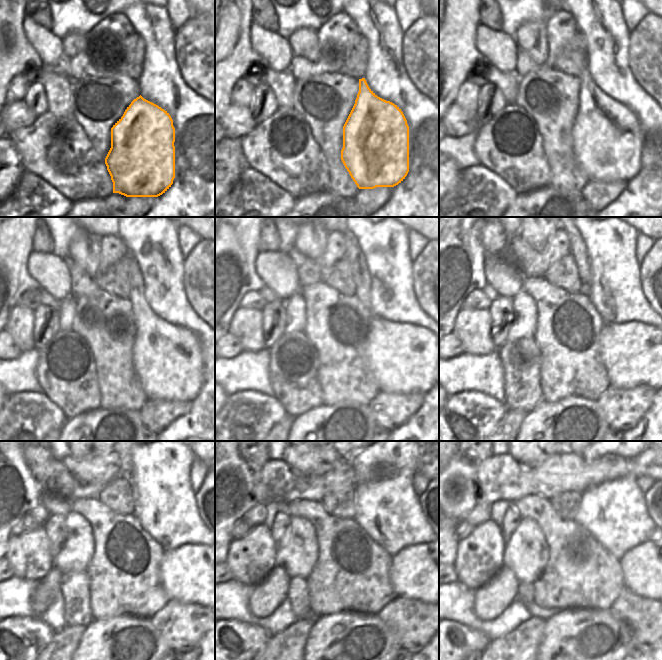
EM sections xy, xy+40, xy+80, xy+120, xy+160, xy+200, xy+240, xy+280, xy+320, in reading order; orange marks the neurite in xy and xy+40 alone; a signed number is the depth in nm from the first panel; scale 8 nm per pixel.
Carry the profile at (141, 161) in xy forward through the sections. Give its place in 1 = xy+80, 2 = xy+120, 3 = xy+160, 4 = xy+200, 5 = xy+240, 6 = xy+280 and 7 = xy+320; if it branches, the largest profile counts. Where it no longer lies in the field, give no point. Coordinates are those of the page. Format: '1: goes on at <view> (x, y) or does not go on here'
1: goes on at xy+80 (606, 135)
2: goes on at xy+120 (167, 359)
3: goes on at xy+160 (403, 358)
4: goes on at xy+200 (633, 353)
5: goes on at xy+240 (194, 574)
6: goes on at xy+280 (418, 572)
7: goes on at xy+320 (642, 566)

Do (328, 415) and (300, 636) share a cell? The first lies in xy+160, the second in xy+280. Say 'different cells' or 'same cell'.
different cells

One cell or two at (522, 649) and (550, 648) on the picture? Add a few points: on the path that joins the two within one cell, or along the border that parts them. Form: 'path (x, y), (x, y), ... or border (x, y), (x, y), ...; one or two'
border (545, 625), (543, 639), (538, 649); two

